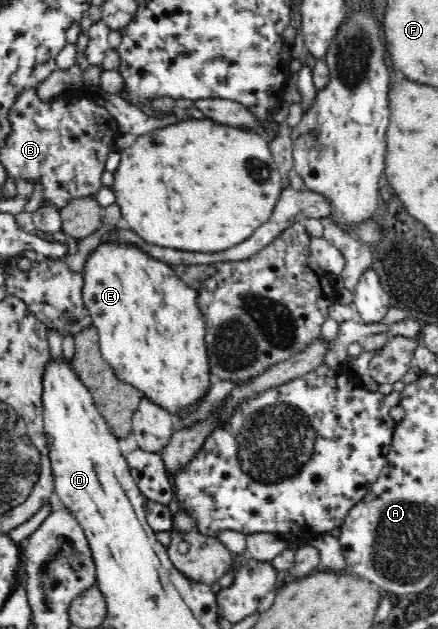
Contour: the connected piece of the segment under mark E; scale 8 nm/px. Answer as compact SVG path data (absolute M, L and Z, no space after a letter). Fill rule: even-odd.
M110 240L109 242L100 243L88 254L83 266L82 277L84 277L82 301L84 301L84 306L90 313L92 324L97 328L101 356L111 367L116 377L120 378L120 381L131 384L144 397L154 401L154 404L162 406L162 409L166 409L172 415L181 408L192 406L200 396L205 394L208 387L211 386L211 371L205 342L206 325L204 324L201 310L198 308L196 290L189 287L181 278L178 278L176 272L168 264L160 262L157 258L152 258L143 248L140 248L133 242L111 242Z

